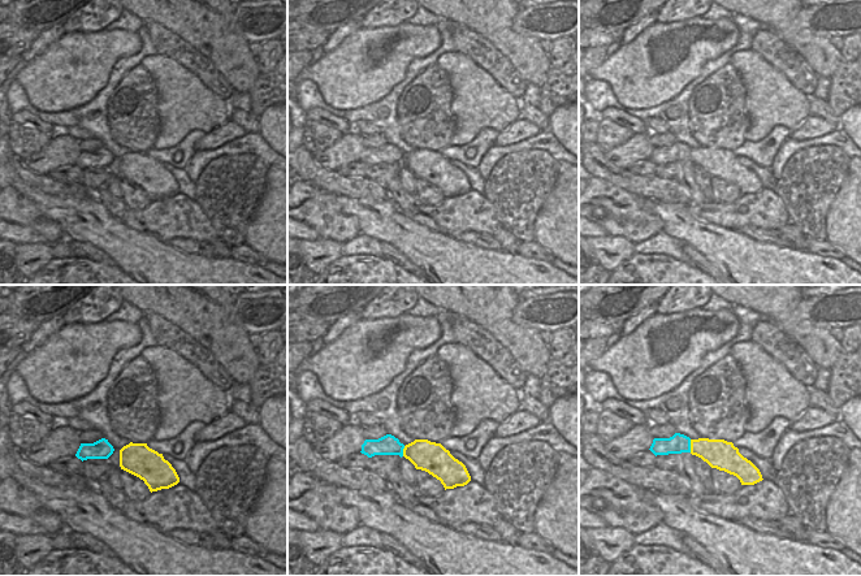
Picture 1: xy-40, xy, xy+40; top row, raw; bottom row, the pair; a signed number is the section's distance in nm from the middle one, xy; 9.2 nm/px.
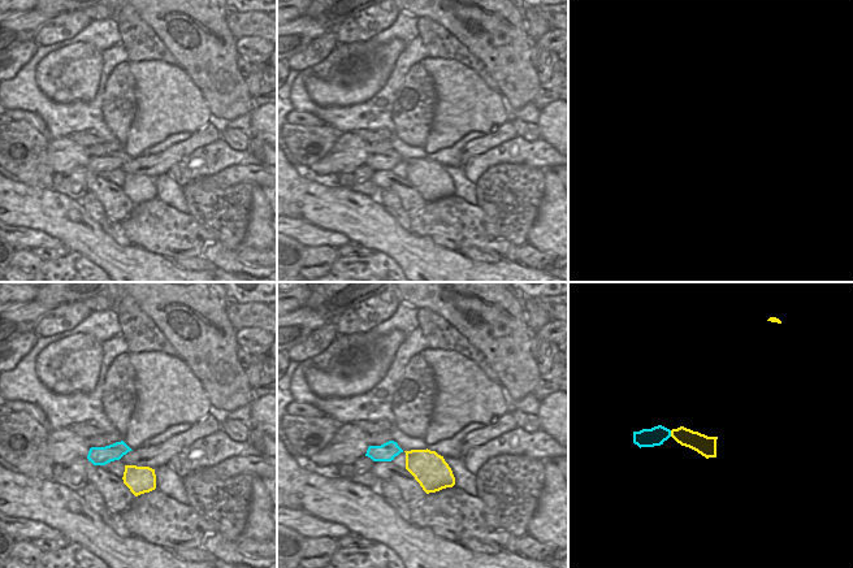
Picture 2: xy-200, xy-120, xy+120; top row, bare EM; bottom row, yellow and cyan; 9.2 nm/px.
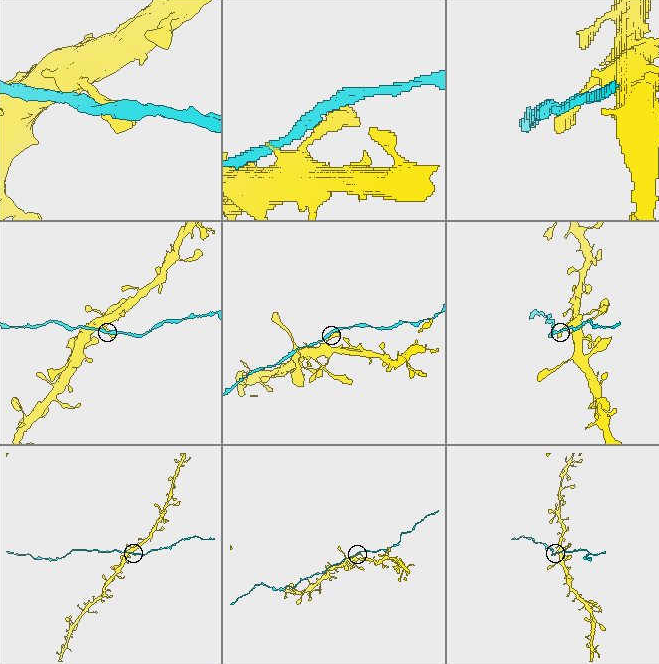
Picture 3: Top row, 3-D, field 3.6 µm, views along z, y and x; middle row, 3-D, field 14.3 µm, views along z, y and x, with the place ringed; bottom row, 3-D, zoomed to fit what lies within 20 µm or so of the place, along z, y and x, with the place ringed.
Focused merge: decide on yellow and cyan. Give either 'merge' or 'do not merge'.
do not merge

